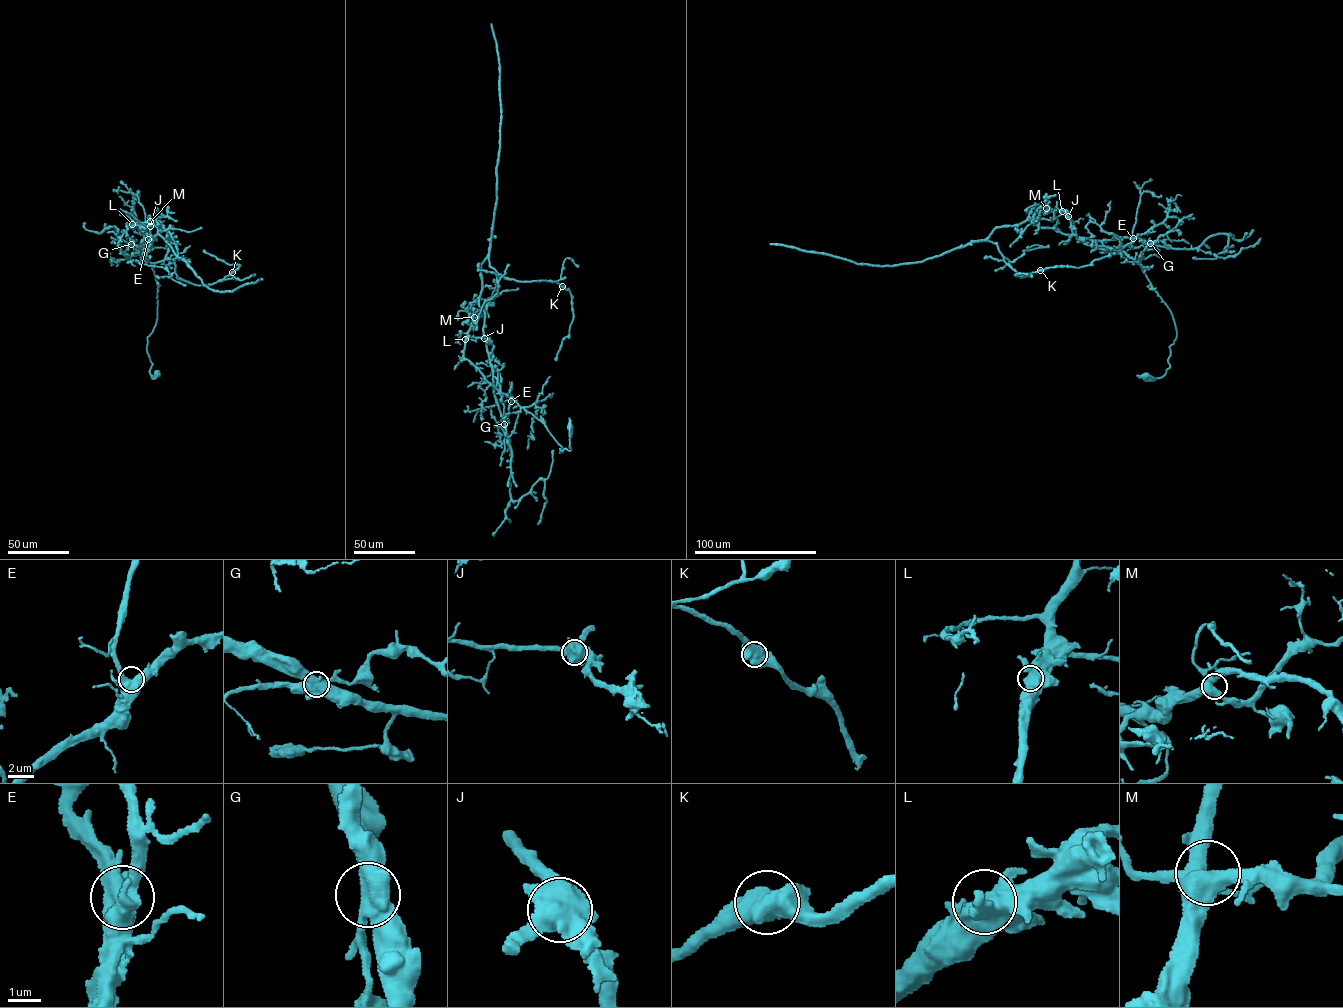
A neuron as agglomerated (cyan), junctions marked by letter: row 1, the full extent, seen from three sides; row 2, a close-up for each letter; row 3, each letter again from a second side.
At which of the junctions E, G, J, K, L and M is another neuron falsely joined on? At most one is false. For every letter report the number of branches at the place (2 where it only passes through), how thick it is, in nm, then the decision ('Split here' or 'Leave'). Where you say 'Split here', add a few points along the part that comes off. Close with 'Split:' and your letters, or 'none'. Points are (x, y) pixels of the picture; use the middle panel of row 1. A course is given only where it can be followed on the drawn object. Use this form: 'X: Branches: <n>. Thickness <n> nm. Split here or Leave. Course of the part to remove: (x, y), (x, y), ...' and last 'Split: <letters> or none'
E: Branches: 4. Thickness 550 nm. Leave
G: Branches: 4. Thickness 600 nm. Split here. Course of the part to remove: (504, 424), (501, 393), (543, 423), (563, 449), (559, 452), (560, 448), (570, 449), (569, 418)
J: Branches: 3. Thickness 600 nm. Leave
K: Branches: 3. Thickness 600 nm. Leave
L: Branches: 3. Thickness 550 nm. Leave
M: Branches: 4. Thickness 480 nm. Leave
Split: G

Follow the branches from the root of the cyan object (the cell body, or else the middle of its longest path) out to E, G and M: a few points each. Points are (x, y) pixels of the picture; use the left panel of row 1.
E: (157, 374), (150, 374), (147, 350), (157, 320), (158, 287), (142, 253), (148, 239)
G: (157, 374), (150, 374), (152, 364), (147, 345), (156, 322), (158, 287), (150, 263), (132, 244)
M: (157, 374), (147, 350), (154, 273), (119, 242), (150, 221)

